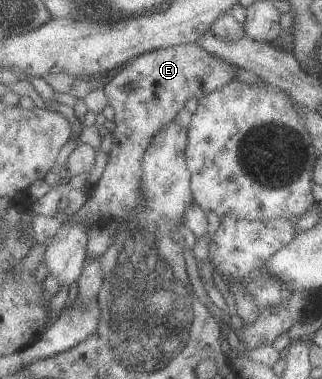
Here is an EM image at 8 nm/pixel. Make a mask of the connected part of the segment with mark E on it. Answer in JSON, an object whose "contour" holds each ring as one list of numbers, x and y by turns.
{"contour":[[198,43,181,44,168,48,161,48,152,52,147,52,133,59,121,72,118,73,104,86,108,96,109,104,115,110,115,129,112,133,112,148,108,163,94,193,81,206,80,210,71,217,74,222,90,220,93,224,99,224,101,221,127,221,136,216,136,210,144,210,144,190,142,190,142,162,144,156,152,144,154,137,162,131,172,120,177,120,178,112,186,106,190,98,200,99,227,84,230,84,238,76,238,68,231,62,214,56]]}

